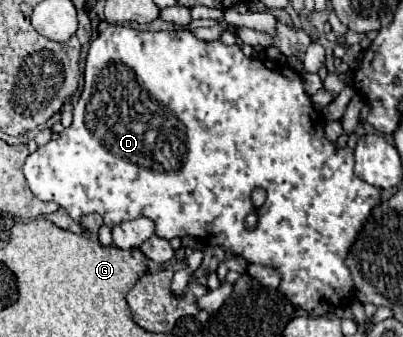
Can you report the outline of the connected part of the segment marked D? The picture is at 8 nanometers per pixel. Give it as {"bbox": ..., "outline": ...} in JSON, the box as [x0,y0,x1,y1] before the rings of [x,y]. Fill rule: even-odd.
{"bbox":[23,24,379,310],"outline":[[[113,24],[107,26],[93,42],[87,54],[85,62],[85,86],[83,94],[73,110],[73,124],[71,128],[63,130],[63,134],[57,140],[51,140],[45,146],[39,146],[37,152],[29,154],[23,166],[23,174],[27,178],[27,184],[31,192],[43,200],[43,202],[55,202],[61,208],[69,212],[69,216],[79,222],[81,216],[97,212],[103,216],[103,222],[113,228],[121,222],[145,216],[155,220],[157,236],[171,240],[175,236],[193,236],[199,238],[205,244],[221,246],[223,250],[233,250],[235,254],[243,256],[249,264],[263,264],[273,266],[281,272],[281,284],[279,290],[295,304],[305,310],[311,310],[319,302],[331,302],[335,306],[347,306],[349,300],[355,294],[351,274],[347,266],[343,264],[349,246],[357,238],[363,222],[367,220],[373,206],[379,204],[379,190],[375,186],[369,186],[361,178],[353,174],[353,150],[343,148],[341,152],[335,148],[335,144],[327,142],[325,134],[317,134],[317,124],[321,120],[321,114],[311,108],[311,100],[307,98],[305,84],[301,76],[289,68],[285,62],[273,62],[269,58],[247,58],[237,44],[225,46],[221,40],[215,42],[203,42],[195,38],[191,32],[145,32],[135,30],[131,26]],[[255,188],[263,188],[267,192],[267,200],[259,210],[259,226],[249,232],[245,230],[245,216],[253,210],[251,192]]]}

